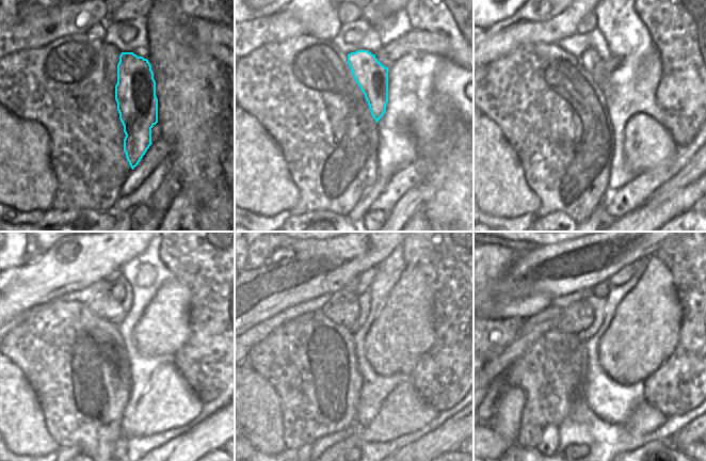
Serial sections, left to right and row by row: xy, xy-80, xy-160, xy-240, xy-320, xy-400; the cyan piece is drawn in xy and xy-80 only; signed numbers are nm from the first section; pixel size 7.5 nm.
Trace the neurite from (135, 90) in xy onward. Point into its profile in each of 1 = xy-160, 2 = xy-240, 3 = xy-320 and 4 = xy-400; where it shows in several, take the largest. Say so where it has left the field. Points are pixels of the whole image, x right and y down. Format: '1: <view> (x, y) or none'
1: xy-160 (590, 57)
2: xy-240 (117, 291)
3: xy-320 (360, 283)
4: xy-400 (600, 290)

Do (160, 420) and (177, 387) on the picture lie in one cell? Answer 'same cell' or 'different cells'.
same cell

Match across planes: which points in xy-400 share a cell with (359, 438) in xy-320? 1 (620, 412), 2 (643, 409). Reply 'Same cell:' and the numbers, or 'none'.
Same cell: 2

